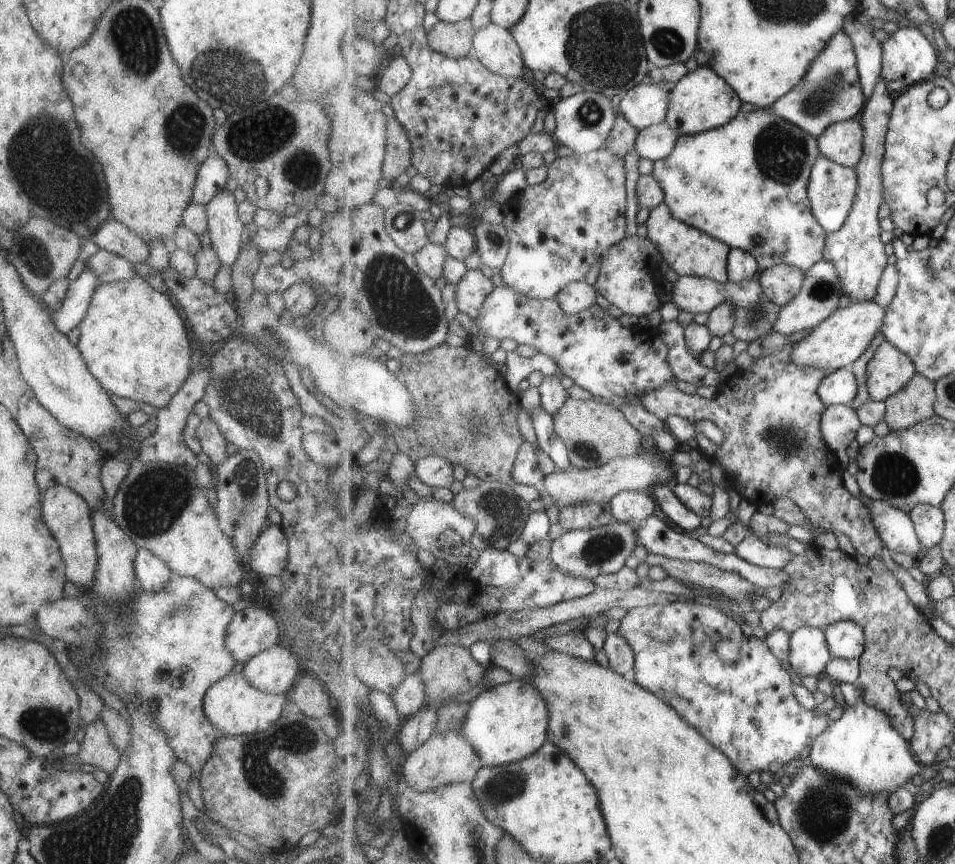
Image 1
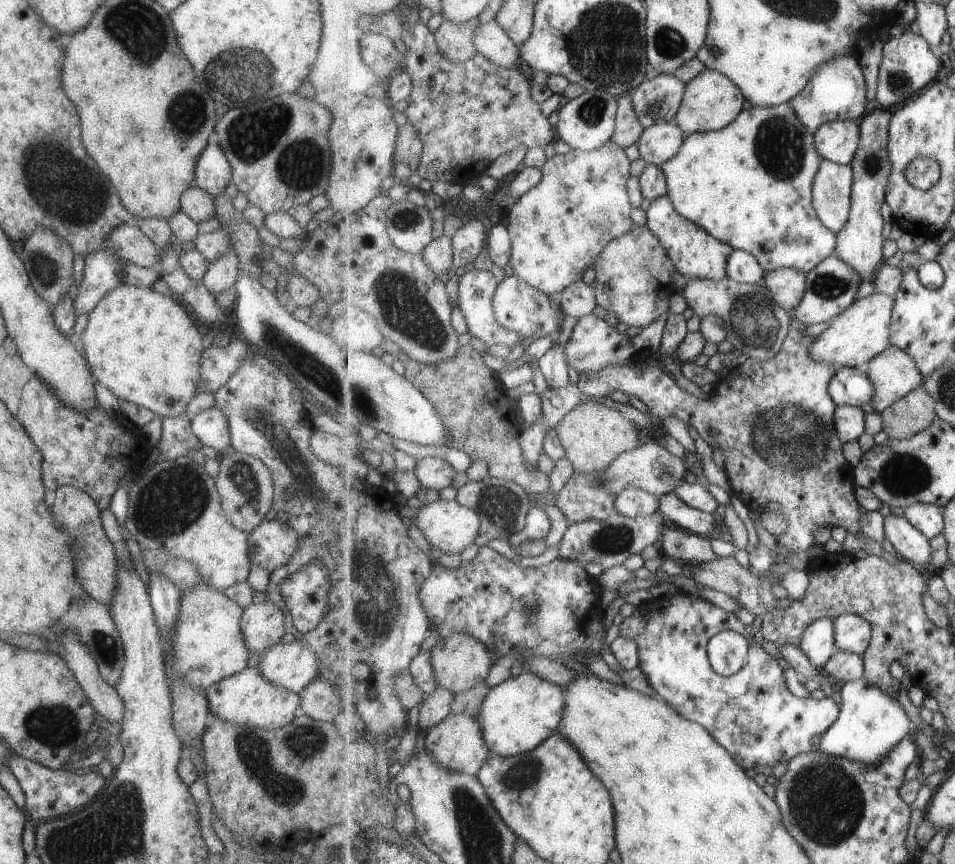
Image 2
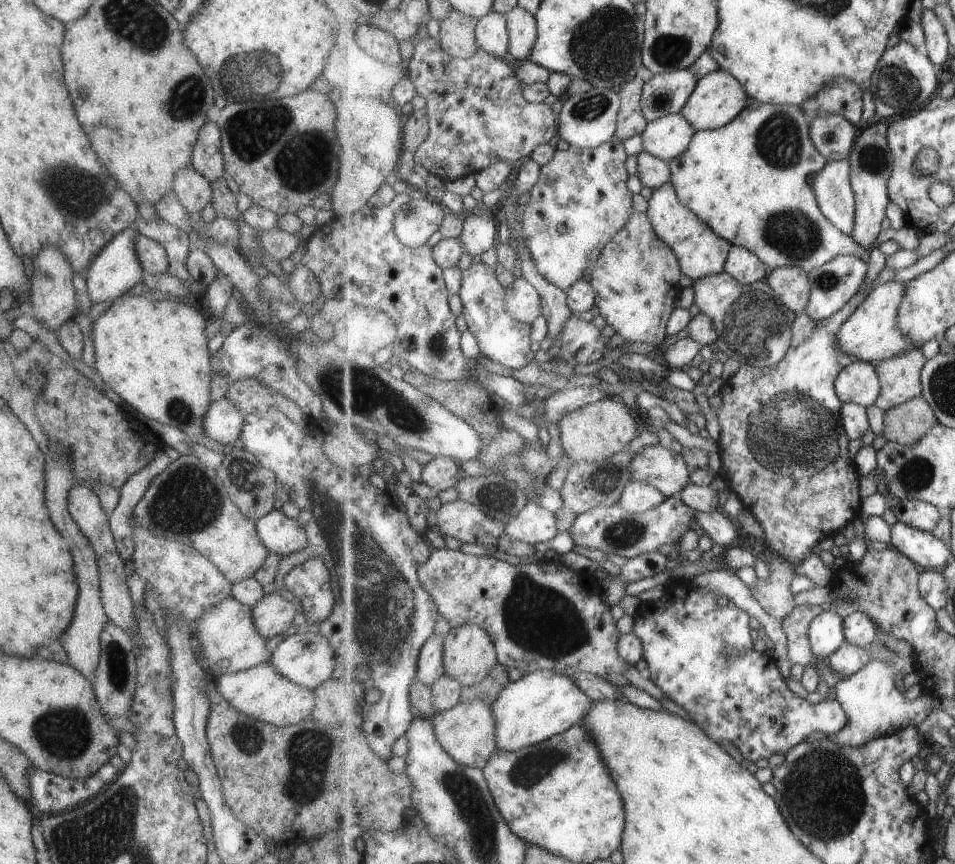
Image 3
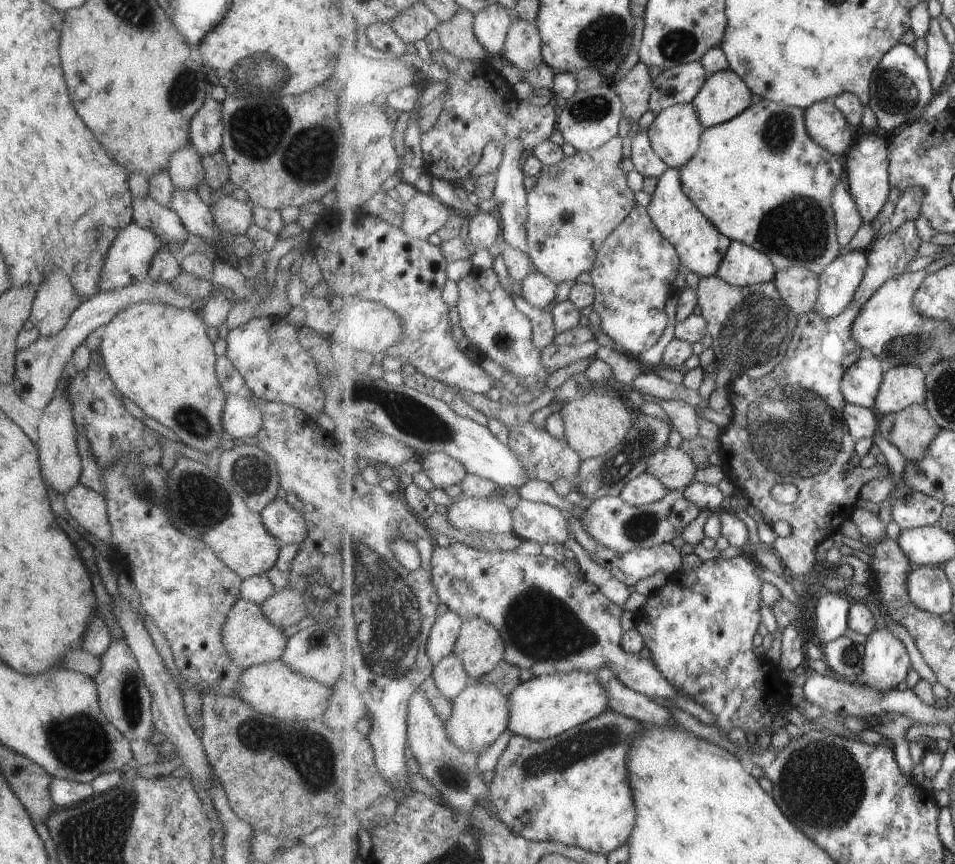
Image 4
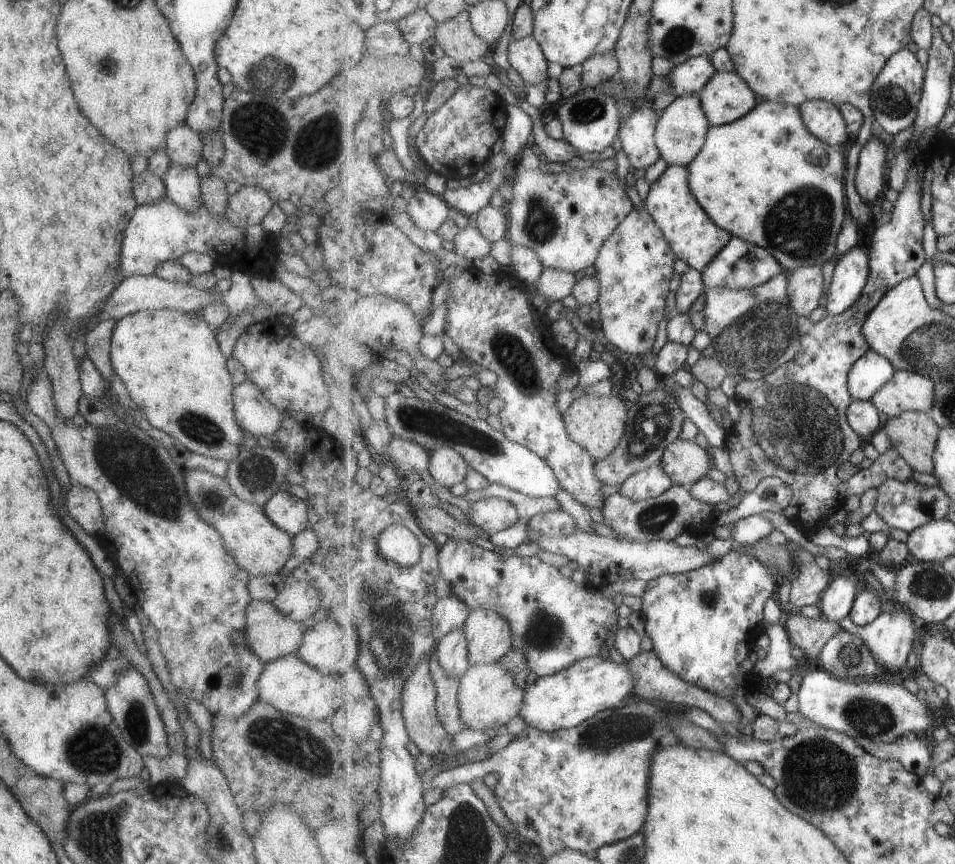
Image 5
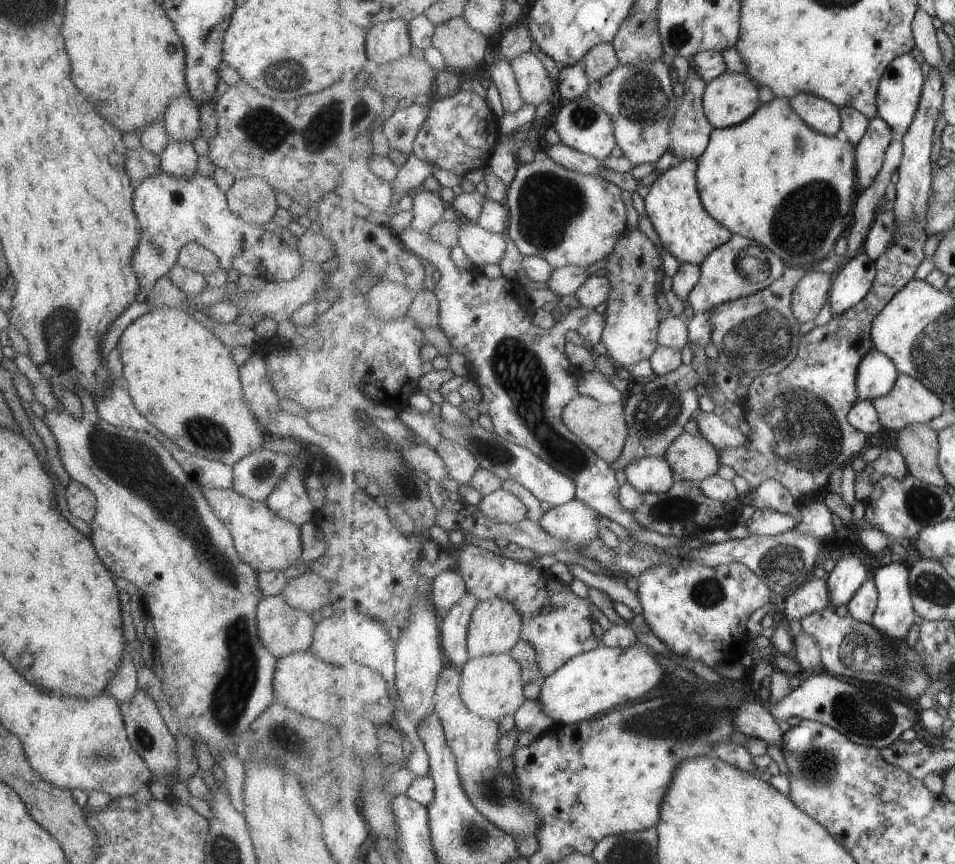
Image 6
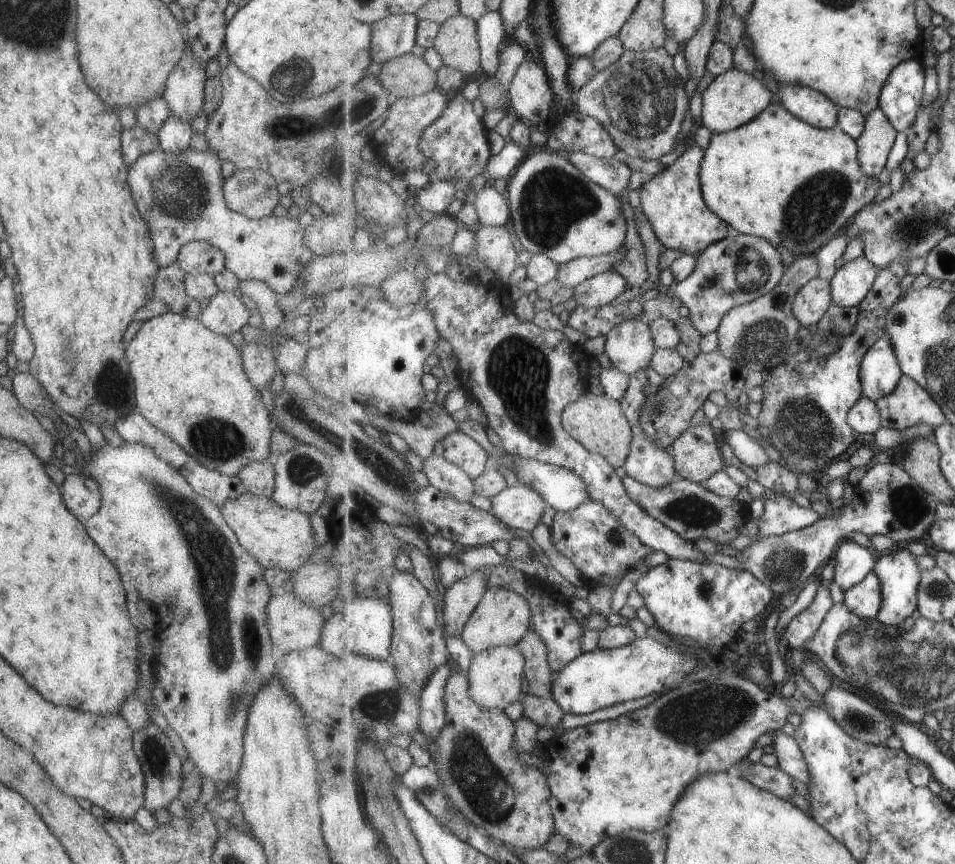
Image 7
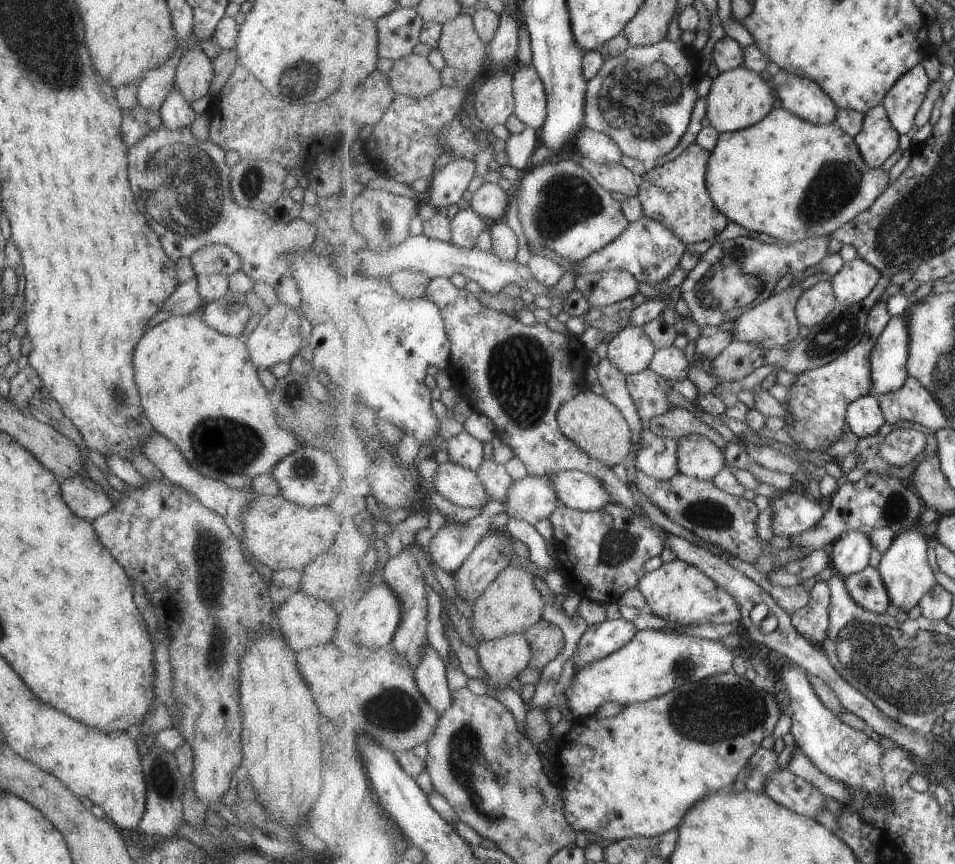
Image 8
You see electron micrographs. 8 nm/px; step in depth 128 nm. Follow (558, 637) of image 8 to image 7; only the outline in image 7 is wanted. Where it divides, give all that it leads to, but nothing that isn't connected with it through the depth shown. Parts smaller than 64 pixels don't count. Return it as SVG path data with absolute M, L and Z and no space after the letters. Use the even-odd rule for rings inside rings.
M529 629L523 640L518 643L519 648L525 653L526 666L524 676L529 680L531 693L541 698L552 698L551 665L549 662L549 648L543 638Z

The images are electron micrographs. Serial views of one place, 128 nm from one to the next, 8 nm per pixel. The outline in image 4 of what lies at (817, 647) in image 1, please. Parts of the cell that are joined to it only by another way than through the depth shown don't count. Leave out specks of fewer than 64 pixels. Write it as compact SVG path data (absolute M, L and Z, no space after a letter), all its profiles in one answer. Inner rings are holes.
M831 592L823 594L816 606L816 621L814 634L821 643L830 641L845 635L849 627L849 616L853 600L847 594Z

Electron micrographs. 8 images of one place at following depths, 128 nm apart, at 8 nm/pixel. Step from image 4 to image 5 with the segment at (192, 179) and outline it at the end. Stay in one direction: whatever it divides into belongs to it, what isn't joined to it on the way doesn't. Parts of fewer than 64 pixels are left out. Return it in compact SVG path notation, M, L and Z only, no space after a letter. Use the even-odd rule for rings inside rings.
M185 121L173 126L165 134L165 139L163 148L169 163L195 167L202 158L202 136L191 130Z

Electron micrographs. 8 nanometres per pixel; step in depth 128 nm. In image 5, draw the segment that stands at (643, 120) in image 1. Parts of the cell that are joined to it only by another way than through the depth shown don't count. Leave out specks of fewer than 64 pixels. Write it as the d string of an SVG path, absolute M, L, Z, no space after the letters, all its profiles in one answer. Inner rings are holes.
M693 57L679 66L675 65L668 74L671 82L670 92L676 97L682 97L702 91L717 73L711 57Z

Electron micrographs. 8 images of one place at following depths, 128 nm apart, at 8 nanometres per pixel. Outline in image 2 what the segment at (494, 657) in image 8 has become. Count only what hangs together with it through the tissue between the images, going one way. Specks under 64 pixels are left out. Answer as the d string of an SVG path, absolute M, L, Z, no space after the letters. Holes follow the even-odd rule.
M451 713L441 724L428 730L424 738L424 749L435 756L435 762L439 762L439 766L473 776L478 774L491 755L481 724L477 722L477 717L473 718L470 714Z

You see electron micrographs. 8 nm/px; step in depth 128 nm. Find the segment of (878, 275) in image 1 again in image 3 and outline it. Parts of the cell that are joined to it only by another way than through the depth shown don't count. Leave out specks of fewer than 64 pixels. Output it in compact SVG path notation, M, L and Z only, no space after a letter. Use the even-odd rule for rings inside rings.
M881 119L861 132L848 158L851 166L851 184L856 196L855 230L851 236L869 252L875 248L873 242L881 234L881 222L885 220L887 204L890 202L889 181L895 170L895 158L888 138L889 123Z

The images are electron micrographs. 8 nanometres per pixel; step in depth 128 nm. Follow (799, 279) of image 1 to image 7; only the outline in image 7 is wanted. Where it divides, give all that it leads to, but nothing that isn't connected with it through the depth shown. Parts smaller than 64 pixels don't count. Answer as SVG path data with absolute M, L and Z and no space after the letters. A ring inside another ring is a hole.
M818 276L797 293L794 313L802 326L807 327L817 324L834 303L830 281Z

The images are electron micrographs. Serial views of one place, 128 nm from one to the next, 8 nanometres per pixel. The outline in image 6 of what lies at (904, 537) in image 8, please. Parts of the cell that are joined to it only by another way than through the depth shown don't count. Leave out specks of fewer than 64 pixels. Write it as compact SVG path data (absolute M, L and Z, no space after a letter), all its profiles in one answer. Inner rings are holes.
M904 562L889 563L875 572L880 599L871 624L893 642L905 642L917 616L909 568Z

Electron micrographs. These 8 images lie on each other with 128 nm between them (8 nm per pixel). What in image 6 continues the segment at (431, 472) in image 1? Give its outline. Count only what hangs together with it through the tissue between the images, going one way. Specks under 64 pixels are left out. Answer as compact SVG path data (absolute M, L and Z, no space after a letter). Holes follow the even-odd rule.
M441 440L436 449L439 456L445 460L447 468L451 470L451 478L459 485L468 484L475 472L480 469L475 453L463 444L453 440Z

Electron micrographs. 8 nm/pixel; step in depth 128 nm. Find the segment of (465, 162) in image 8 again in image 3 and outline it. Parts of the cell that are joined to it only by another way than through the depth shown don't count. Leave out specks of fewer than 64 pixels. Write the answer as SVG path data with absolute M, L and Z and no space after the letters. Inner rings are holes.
M428 196L411 199L395 212L395 232L405 246L426 245L427 240L440 230L448 213L441 202Z

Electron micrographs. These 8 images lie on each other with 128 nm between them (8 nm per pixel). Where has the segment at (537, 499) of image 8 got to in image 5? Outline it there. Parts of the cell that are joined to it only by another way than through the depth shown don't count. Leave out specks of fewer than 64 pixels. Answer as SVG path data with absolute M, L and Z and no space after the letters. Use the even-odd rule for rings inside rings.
M485 497L470 504L466 514L471 525L488 533L499 532L519 522L519 510L515 504L497 497Z

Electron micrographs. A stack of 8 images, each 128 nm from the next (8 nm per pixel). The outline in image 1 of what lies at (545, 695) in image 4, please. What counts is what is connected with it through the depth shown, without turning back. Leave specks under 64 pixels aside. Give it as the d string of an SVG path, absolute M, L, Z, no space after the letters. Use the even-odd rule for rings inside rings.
M515 678L508 683L483 689L470 703L467 720L460 730L469 738L475 750L479 752L484 766L510 765L512 762L526 759L535 754L544 742L547 742L547 726L549 726L550 710L547 708L547 699L543 698L541 689L537 690L527 679Z

